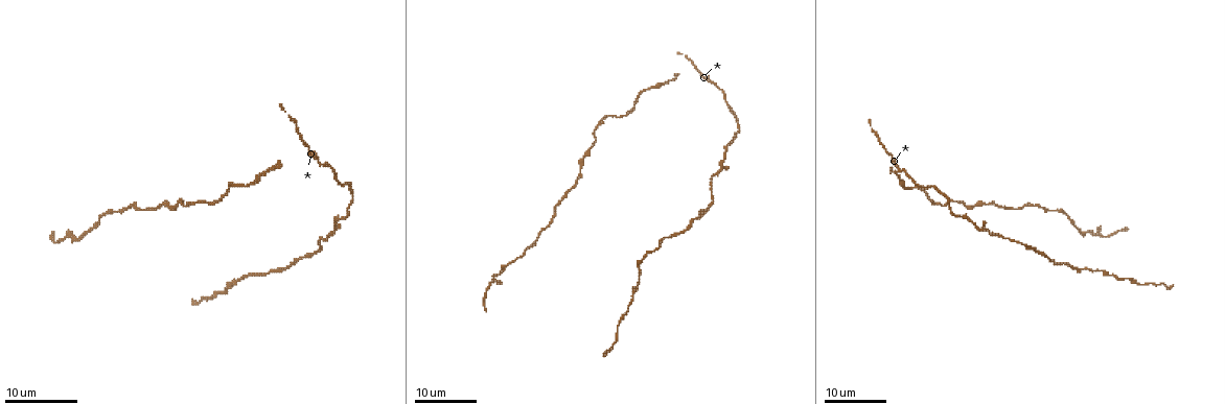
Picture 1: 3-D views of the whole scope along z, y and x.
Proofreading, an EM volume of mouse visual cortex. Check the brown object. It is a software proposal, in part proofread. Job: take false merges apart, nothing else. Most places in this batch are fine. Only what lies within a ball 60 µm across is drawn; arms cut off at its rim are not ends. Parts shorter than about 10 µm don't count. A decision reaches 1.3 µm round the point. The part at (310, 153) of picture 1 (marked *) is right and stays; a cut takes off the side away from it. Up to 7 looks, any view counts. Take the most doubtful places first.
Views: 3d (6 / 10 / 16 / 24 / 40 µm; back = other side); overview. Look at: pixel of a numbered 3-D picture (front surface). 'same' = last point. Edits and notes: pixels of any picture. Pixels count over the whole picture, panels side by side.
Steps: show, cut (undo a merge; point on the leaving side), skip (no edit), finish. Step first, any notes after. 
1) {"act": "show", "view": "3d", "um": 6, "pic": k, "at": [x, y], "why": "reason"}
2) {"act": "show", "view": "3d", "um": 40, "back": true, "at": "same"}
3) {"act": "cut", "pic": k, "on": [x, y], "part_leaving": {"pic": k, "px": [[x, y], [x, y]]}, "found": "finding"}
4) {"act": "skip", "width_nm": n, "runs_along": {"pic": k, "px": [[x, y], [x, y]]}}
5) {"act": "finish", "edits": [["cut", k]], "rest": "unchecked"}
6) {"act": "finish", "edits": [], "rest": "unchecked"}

{"act": "show", "view": "3d", "um": 24, "pic": 1, "at": [720, 172], "why": "three-way junction"}

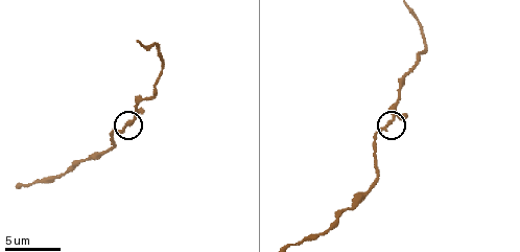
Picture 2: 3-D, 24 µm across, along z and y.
{"act": "show", "view": "3d", "um": 6, "pic": 2, "at": [387, 121], "why": "closer look"}

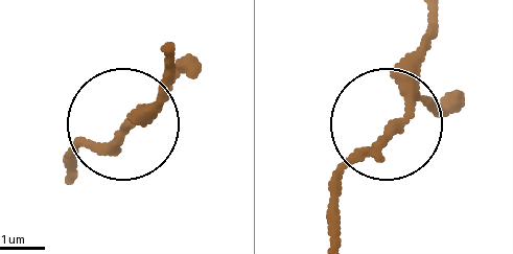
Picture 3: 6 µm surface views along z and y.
{"act": "skip", "found": "one cell here"}

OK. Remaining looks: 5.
{"act": "show", "view": "3d", "um": 16, "pic": 1, "at": [640, 267]}

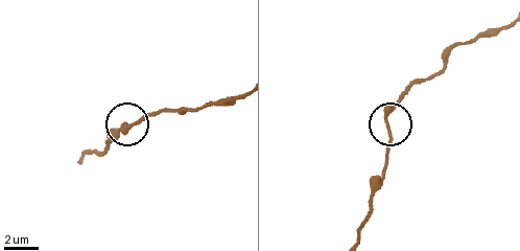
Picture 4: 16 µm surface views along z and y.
{"act": "show", "view": "3d", "um": 6, "pic": 4, "at": [386, 124]}

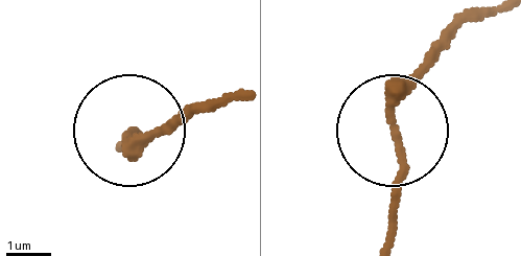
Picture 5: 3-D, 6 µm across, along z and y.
{"act": "skip", "width_nm": 190, "runs_along": {"pic": 5, "px": [[474, 16], [399, 101], [395, 243]]}, "found": "continuous, no second cell"}

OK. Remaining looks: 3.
{"act": "show", "view": "3d", "um": 24, "pic": 1, "at": [182, 208], "why": "calibre changes"}

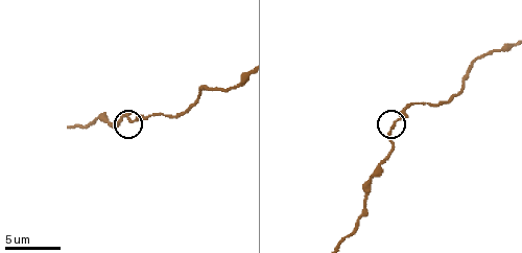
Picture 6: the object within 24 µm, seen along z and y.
{"act": "show", "view": "3d", "um": 10, "pic": 6, "at": [129, 120]}

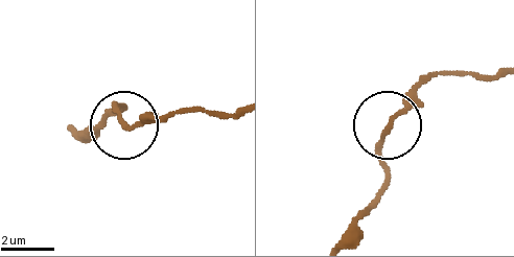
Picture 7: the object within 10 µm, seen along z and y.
{"act": "skip", "runs_along": {"pic": 7, "px": [[501, 73], [428, 77], [386, 132], [388, 183]]}, "found": "one cell here"}

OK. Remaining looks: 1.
{"act": "show", "view": "3d", "um": 16, "pic": 6, "at": [93, 122], "why": "calibre changes"}

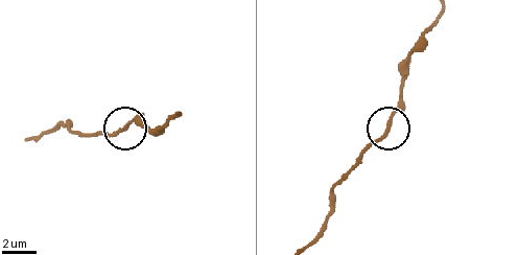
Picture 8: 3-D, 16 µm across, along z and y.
{"act": "skip", "found": "one cell here"}

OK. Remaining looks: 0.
{"act": "finish", "edits": [], "rest": "unchecked"}

